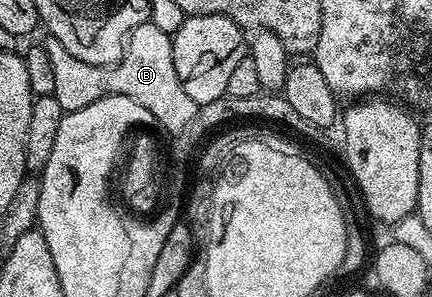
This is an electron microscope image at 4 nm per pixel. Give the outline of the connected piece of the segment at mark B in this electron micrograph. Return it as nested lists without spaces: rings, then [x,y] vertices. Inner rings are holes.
[[[149,22],[138,25],[138,29],[134,29],[128,37],[123,57],[112,67],[99,67],[78,61],[74,53],[66,50],[66,45],[54,38],[49,38],[46,46],[50,65],[54,68],[52,96],[58,105],[62,105],[64,112],[86,109],[86,105],[102,97],[125,95],[138,101],[138,105],[150,109],[150,113],[158,117],[161,126],[169,133],[187,132],[190,121],[194,121],[198,104],[190,101],[186,89],[182,89],[182,81],[178,81],[178,69],[174,69],[172,36],[162,33],[158,25]]]

